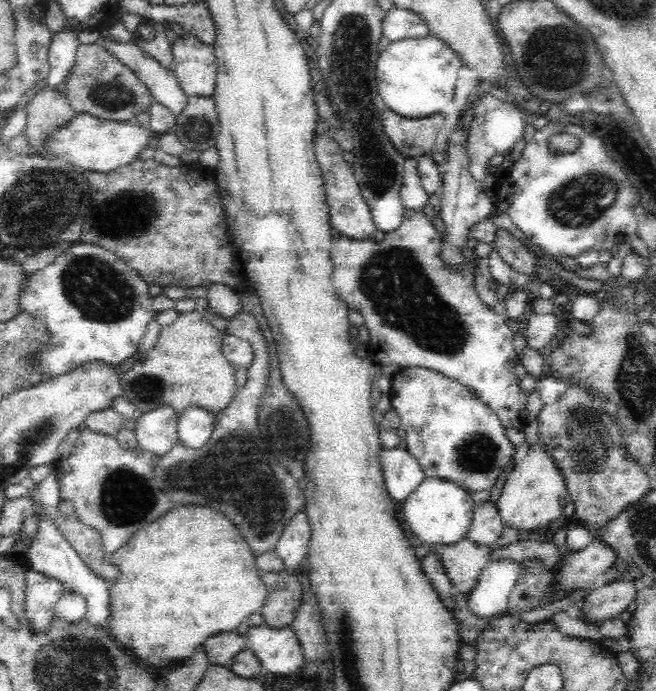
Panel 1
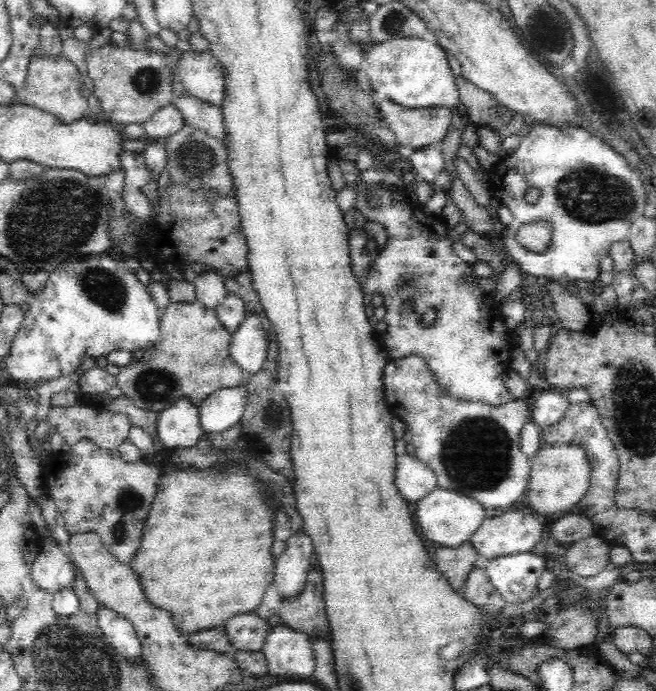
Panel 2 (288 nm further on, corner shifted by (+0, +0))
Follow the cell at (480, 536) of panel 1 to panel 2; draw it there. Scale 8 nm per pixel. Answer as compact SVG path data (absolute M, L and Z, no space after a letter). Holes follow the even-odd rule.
M508 510L502 516L488 516L482 526L478 528L478 532L474 532L474 536L470 538L470 544L474 546L474 550L480 554L482 562L488 560L496 560L500 556L514 556L520 552L540 552L544 540L546 540L546 524L540 524L536 520L536 516L532 516L528 510Z

